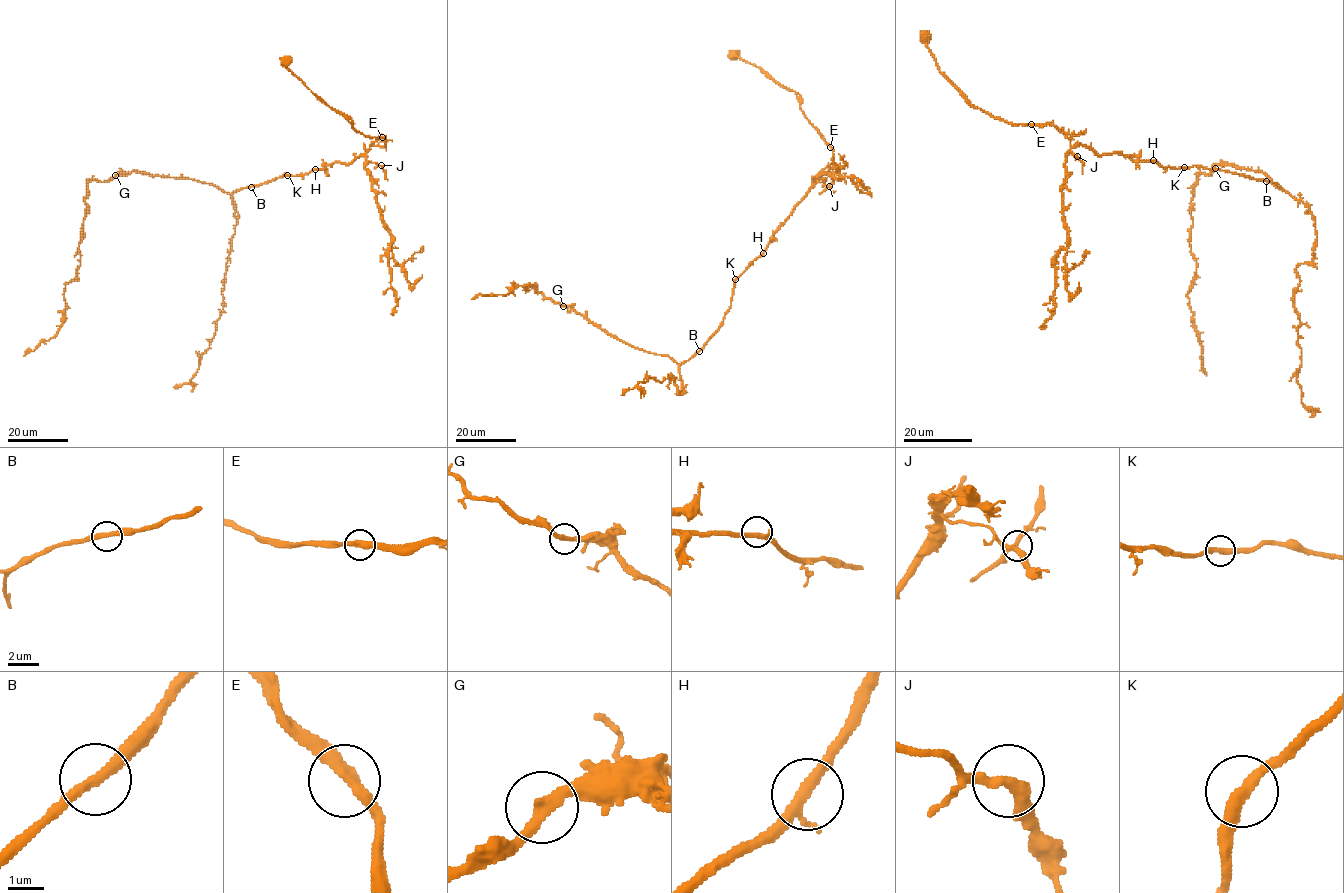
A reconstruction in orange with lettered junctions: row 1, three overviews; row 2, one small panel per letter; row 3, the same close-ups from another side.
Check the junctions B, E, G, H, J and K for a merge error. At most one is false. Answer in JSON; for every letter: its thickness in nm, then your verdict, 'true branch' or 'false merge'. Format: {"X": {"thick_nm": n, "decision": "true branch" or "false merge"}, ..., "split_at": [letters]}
{"B": {"thick_nm": 300, "decision": "true branch"}, "E": {"thick_nm": 320, "decision": "false merge"}, "G": {"thick_nm": 280, "decision": "true branch"}, "H": {"thick_nm": 320, "decision": "true branch"}, "J": {"thick_nm": 320, "decision": "true branch"}, "K": {"thick_nm": 320, "decision": "true branch"}, "split_at": ["E"]}

